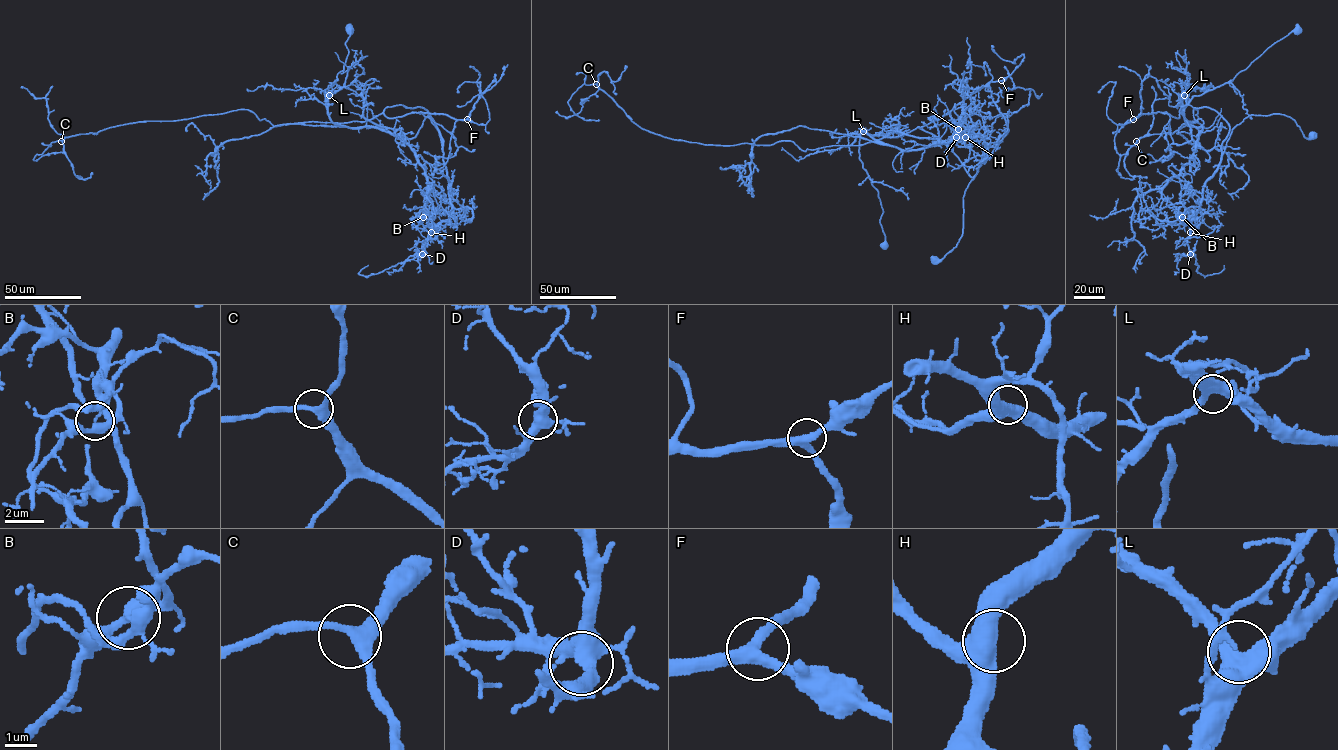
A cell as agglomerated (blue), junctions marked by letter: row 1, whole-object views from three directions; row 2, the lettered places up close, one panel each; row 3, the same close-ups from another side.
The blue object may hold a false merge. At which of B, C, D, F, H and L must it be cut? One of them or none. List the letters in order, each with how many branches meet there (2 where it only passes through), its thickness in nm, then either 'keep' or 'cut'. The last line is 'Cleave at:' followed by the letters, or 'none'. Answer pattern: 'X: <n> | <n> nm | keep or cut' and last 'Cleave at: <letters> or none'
B: 4 | 320 nm | cut
C: 3 | 360 nm | keep
D: 5 | 440 nm | keep
F: 3 | 360 nm | keep
H: 3 | 480 nm | keep
L: 3 | 480 nm | keep
Cleave at: B

